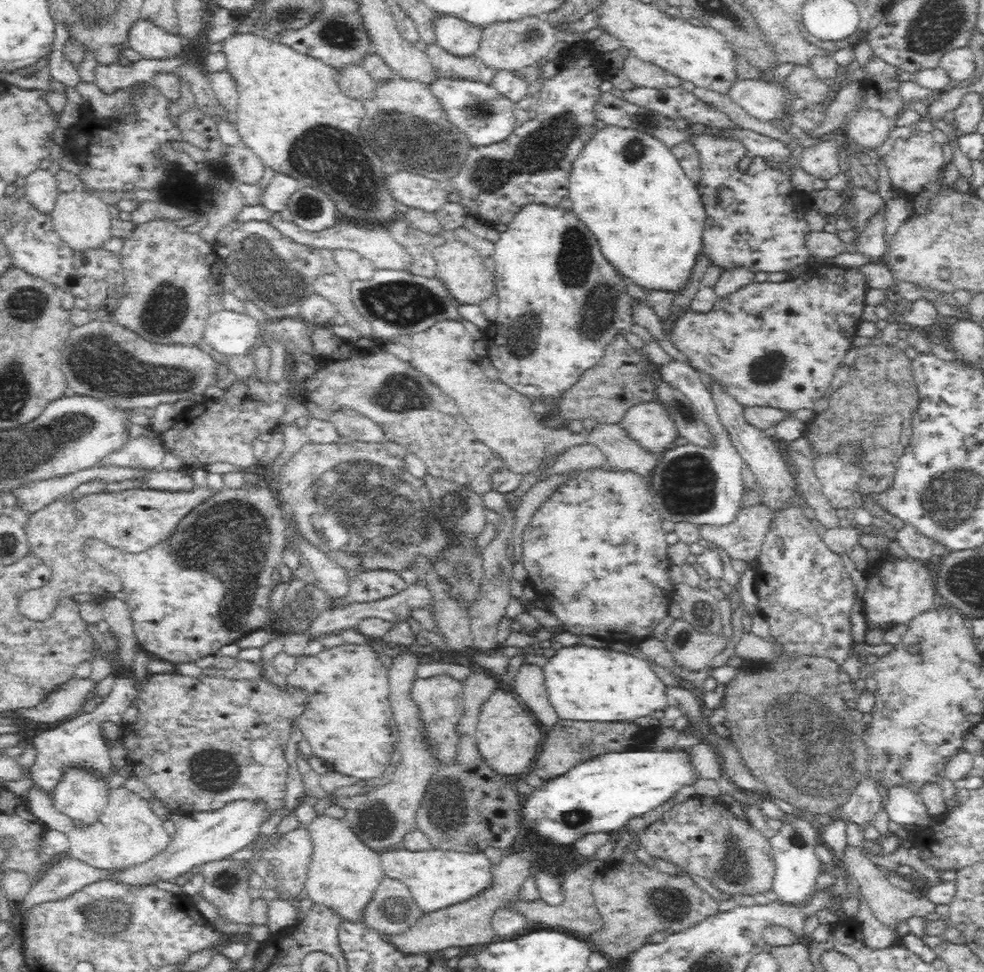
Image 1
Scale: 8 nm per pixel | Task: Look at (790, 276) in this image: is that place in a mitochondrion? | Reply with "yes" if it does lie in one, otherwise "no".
no

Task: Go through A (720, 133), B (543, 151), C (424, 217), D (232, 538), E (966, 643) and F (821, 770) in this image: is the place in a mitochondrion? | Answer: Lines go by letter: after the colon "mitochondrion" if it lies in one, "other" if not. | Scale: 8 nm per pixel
A: other
B: mitochondrion
C: other
D: mitochondrion
E: other
F: mitochondrion

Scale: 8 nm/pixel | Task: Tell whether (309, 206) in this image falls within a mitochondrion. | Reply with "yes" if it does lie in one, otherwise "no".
yes

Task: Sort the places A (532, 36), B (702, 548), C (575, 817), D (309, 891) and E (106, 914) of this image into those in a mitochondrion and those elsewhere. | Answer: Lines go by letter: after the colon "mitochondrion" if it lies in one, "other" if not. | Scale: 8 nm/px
A: mitochondrion
B: other
C: mitochondrion
D: other
E: mitochondrion

